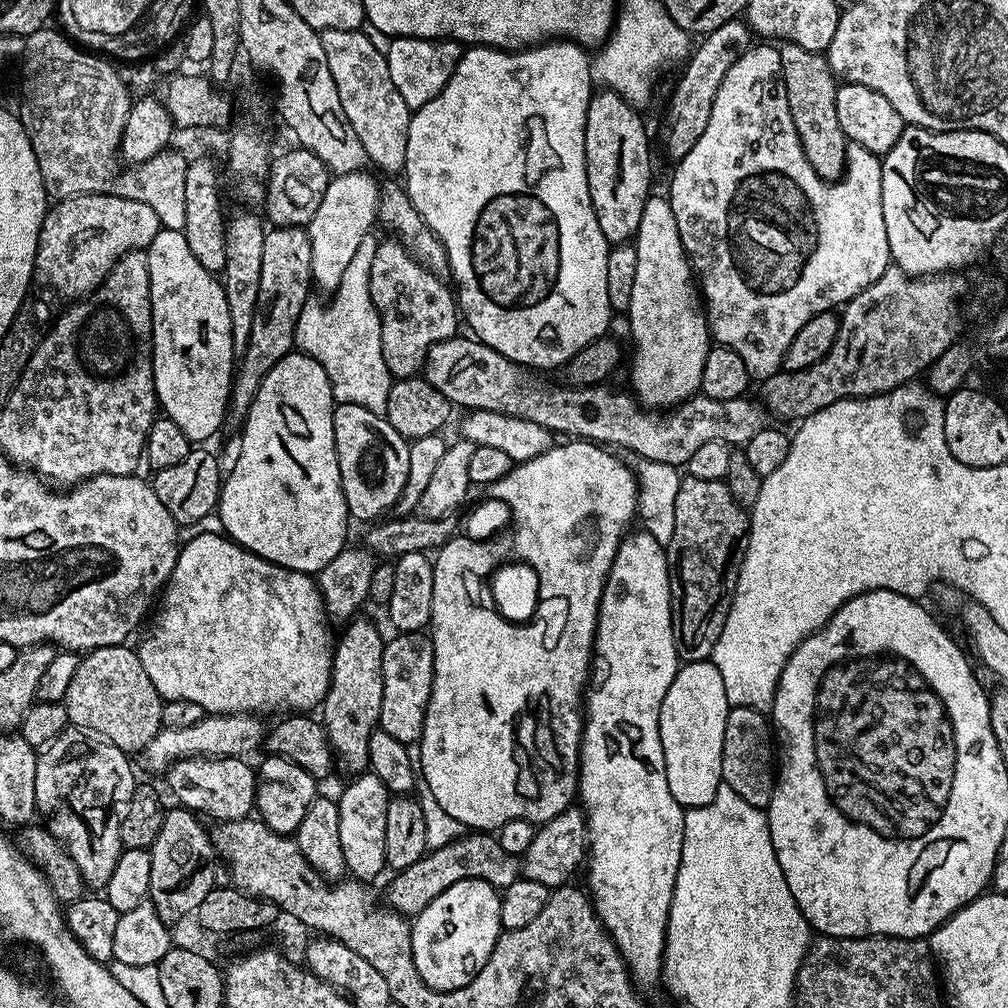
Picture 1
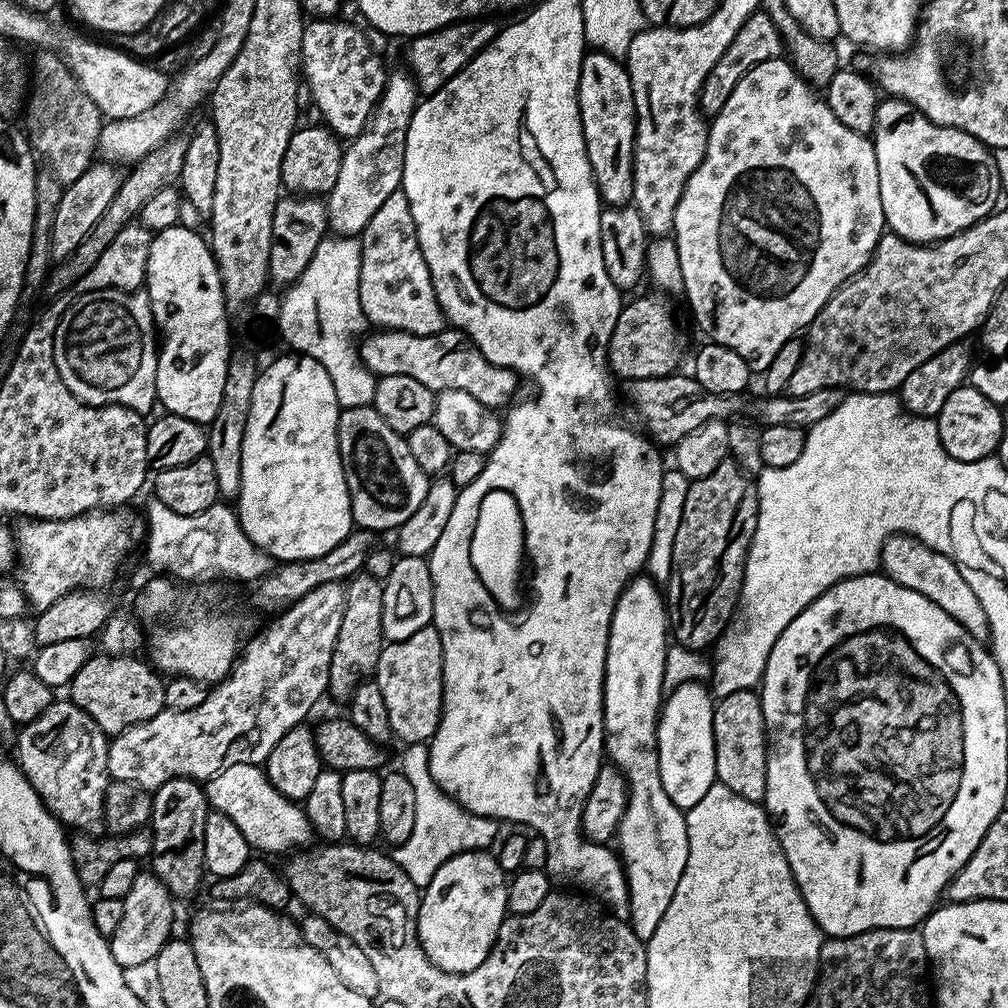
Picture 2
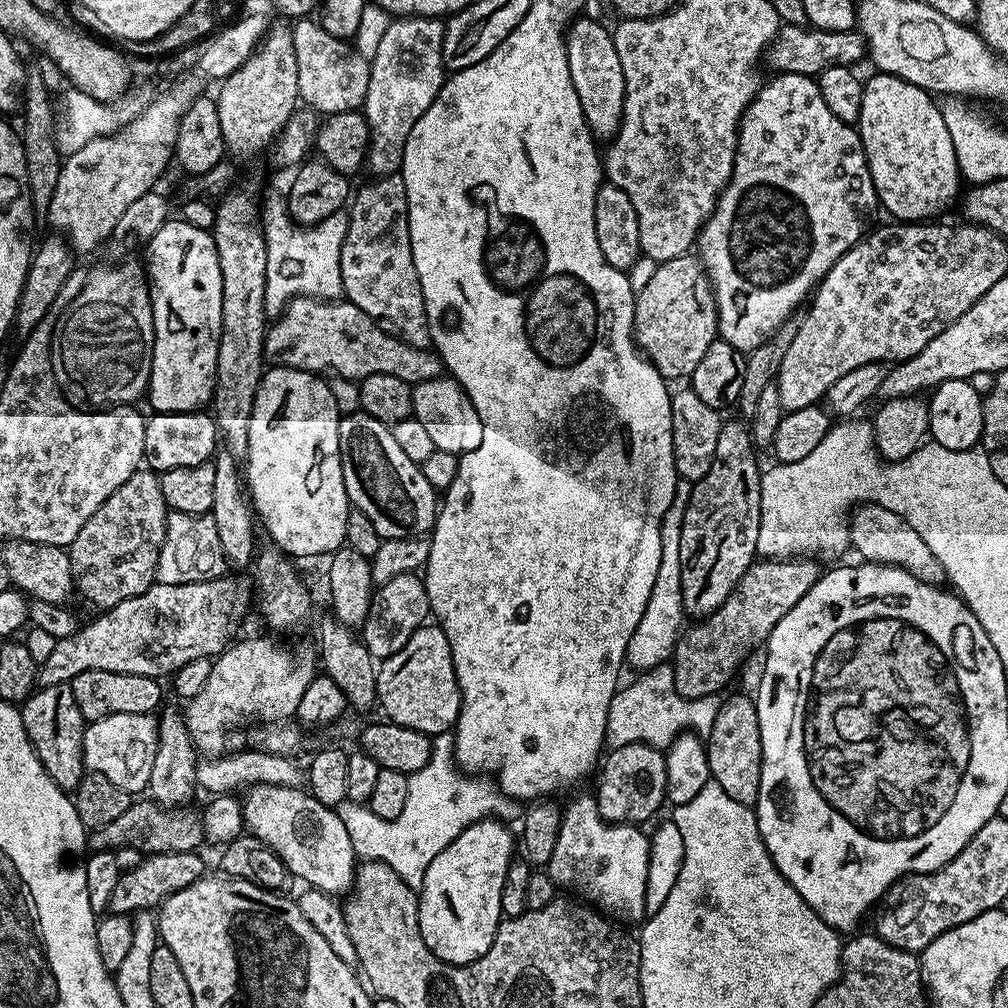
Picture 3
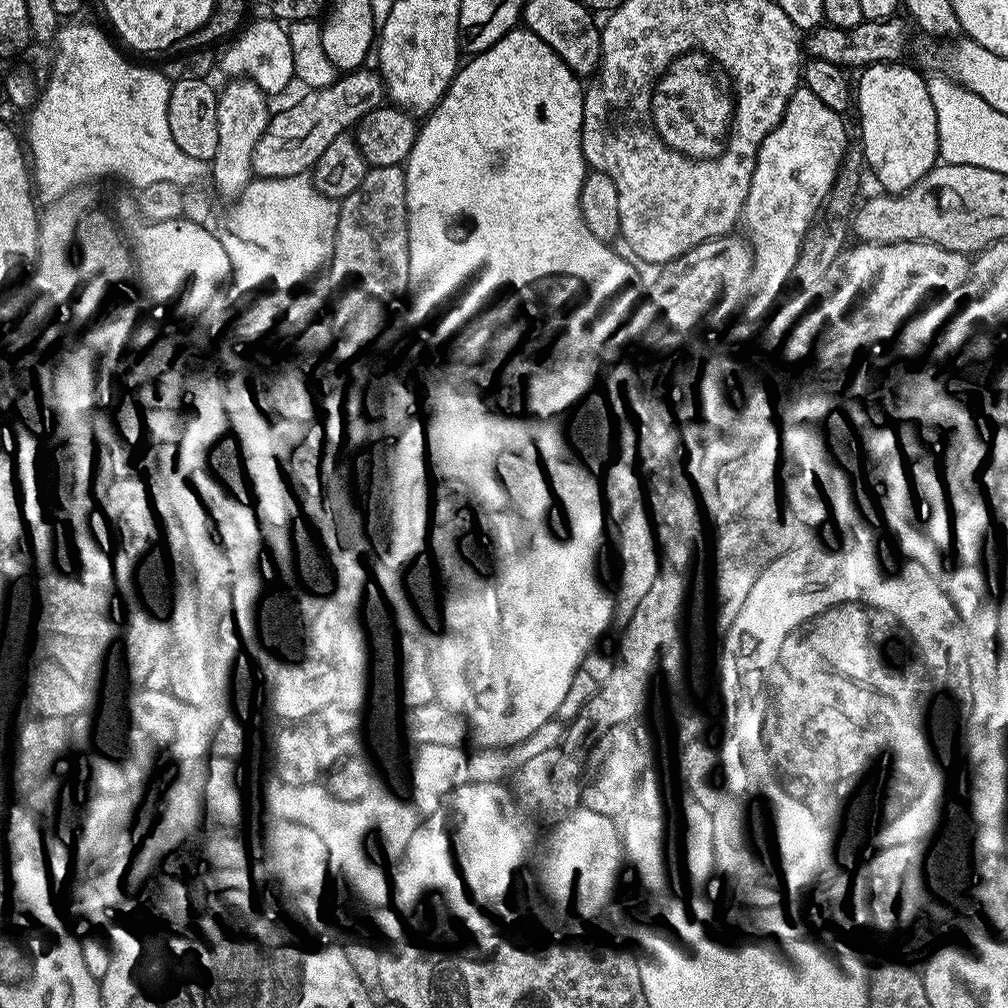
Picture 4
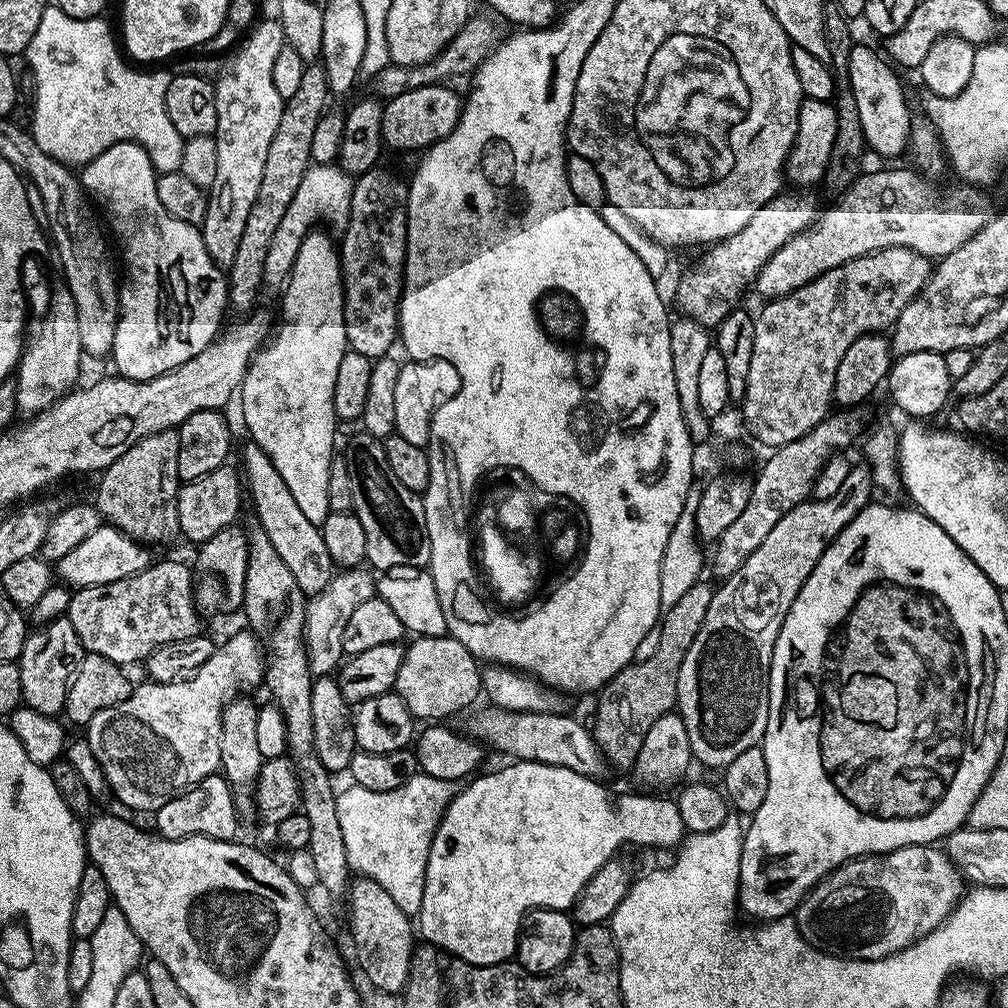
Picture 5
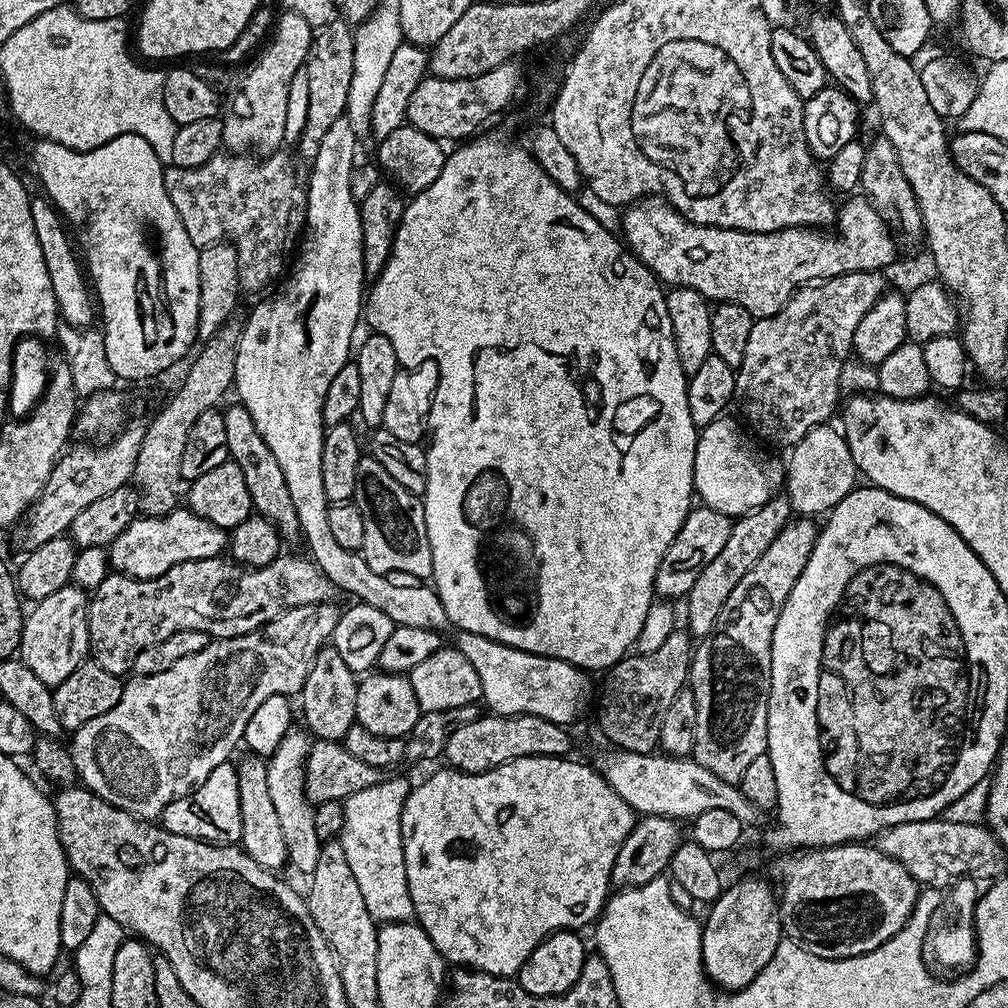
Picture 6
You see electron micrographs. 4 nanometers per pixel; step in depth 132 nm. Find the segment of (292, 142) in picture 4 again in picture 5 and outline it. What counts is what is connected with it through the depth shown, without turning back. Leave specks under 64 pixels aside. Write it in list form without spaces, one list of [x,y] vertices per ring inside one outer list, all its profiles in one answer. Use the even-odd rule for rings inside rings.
[[[476,15],[469,17],[462,30],[457,32],[447,47],[428,63],[419,64],[418,67],[398,67],[393,64],[384,67],[372,80],[372,84],[375,84],[378,92],[376,94],[381,99],[389,100],[406,93],[407,90],[418,89],[419,86],[443,83],[450,80],[452,76],[464,74],[468,76],[475,73],[486,58],[497,49],[504,36],[496,26],[497,21],[492,20]]]

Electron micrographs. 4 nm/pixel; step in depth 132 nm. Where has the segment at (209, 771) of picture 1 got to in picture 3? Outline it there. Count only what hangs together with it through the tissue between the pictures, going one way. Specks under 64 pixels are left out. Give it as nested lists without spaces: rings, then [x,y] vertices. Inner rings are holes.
[[[253,784],[246,794],[248,797],[243,797],[242,800],[243,827],[251,835],[262,838],[262,842],[266,842],[266,846],[270,846],[270,850],[274,850],[278,858],[282,858],[297,881],[305,880],[308,888],[317,888],[320,892],[329,894],[344,894],[353,887],[358,857],[336,808],[328,808],[318,802],[318,798],[314,798],[303,787]]]

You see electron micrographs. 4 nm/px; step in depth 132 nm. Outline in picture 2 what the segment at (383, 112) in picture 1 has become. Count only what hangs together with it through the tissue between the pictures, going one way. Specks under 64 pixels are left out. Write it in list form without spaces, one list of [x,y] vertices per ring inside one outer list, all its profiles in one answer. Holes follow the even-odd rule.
[[[312,18],[304,25],[302,34],[302,76],[306,81],[306,88],[312,91],[312,100],[318,111],[324,115],[323,123],[331,128],[341,138],[354,138],[359,132],[368,127],[368,120],[372,117],[380,96],[384,93],[386,67],[381,53],[372,49],[368,41],[368,33],[362,27],[355,28],[341,18]]]

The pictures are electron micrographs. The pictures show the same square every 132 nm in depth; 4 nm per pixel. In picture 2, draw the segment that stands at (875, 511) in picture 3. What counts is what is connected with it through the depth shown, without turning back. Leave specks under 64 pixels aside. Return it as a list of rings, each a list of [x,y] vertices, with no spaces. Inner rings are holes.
[[[897,534],[890,536],[882,546],[880,563],[883,575],[889,576],[891,580],[910,590],[918,590],[918,594],[930,598],[934,606],[946,610],[946,614],[950,614],[950,618],[954,618],[954,622],[961,624],[975,640],[984,642],[989,639],[986,610],[982,610],[982,602],[978,602],[978,594],[970,590],[966,578],[962,578],[958,566],[953,560],[946,558],[946,554],[938,554],[938,550],[926,546],[913,536]]]

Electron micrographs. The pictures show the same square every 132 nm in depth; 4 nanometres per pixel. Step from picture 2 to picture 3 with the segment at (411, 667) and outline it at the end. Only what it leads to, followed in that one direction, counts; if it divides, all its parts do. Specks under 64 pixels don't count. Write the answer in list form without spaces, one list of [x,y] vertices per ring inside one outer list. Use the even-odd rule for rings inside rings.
[[[425,623],[390,658],[379,661],[376,673],[376,699],[393,724],[424,732],[433,737],[453,731],[460,713],[460,687],[456,681],[450,642],[435,623]]]

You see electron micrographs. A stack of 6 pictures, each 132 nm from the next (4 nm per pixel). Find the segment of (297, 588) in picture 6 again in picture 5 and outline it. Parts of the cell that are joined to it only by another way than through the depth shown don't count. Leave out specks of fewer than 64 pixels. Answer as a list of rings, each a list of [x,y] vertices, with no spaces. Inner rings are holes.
[[[160,560],[133,576],[102,586],[75,589],[66,613],[81,639],[85,653],[93,652],[121,666],[147,661],[148,655],[166,642],[201,635],[201,613],[197,611],[194,572],[180,560]]]

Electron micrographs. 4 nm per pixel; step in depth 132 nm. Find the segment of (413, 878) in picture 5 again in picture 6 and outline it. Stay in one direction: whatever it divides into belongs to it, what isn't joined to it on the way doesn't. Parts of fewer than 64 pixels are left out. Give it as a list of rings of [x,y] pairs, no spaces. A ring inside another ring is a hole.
[[[381,779],[379,784],[367,790],[350,794],[344,805],[344,829],[339,834],[342,850],[346,850],[346,862],[358,881],[358,890],[366,898],[366,910],[380,924],[402,924],[416,915],[414,902],[410,902],[410,890],[404,865],[404,839],[400,823],[402,810],[410,791],[404,780]]]

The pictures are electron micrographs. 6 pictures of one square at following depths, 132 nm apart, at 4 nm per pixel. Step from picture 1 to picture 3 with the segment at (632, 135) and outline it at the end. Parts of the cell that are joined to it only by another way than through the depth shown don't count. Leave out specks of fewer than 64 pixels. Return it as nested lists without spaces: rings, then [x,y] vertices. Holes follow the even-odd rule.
[[[587,14],[581,15],[568,27],[565,48],[569,56],[570,78],[574,82],[574,90],[578,90],[578,102],[582,102],[582,114],[588,129],[597,141],[611,141],[622,122],[626,94],[622,62],[618,62],[618,50],[614,50],[612,32],[604,29],[598,21],[591,20]]]

